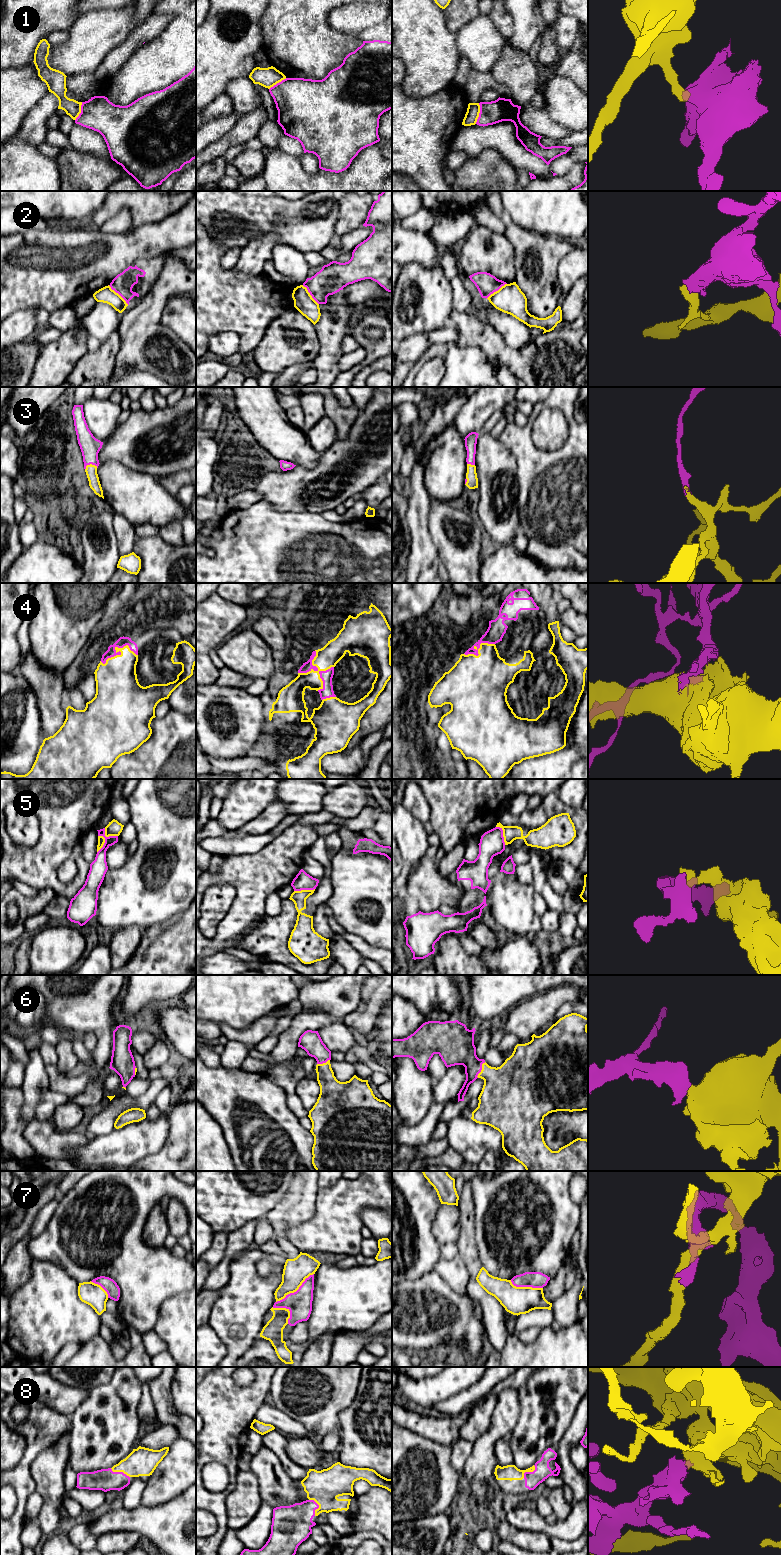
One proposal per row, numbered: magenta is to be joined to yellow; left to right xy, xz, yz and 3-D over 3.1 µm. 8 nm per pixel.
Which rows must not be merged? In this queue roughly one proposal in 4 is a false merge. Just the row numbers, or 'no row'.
1, 2, 5, 7

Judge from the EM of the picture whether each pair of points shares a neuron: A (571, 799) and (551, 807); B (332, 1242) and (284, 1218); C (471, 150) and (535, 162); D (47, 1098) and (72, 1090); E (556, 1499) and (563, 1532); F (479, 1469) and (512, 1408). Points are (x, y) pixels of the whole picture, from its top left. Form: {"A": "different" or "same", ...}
{"A": "different", "B": "different", "C": "same", "D": "different", "E": "different", "F": "same"}

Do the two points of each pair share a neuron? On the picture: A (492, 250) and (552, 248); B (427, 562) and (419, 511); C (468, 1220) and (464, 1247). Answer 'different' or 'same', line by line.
A: different
B: same
C: same

